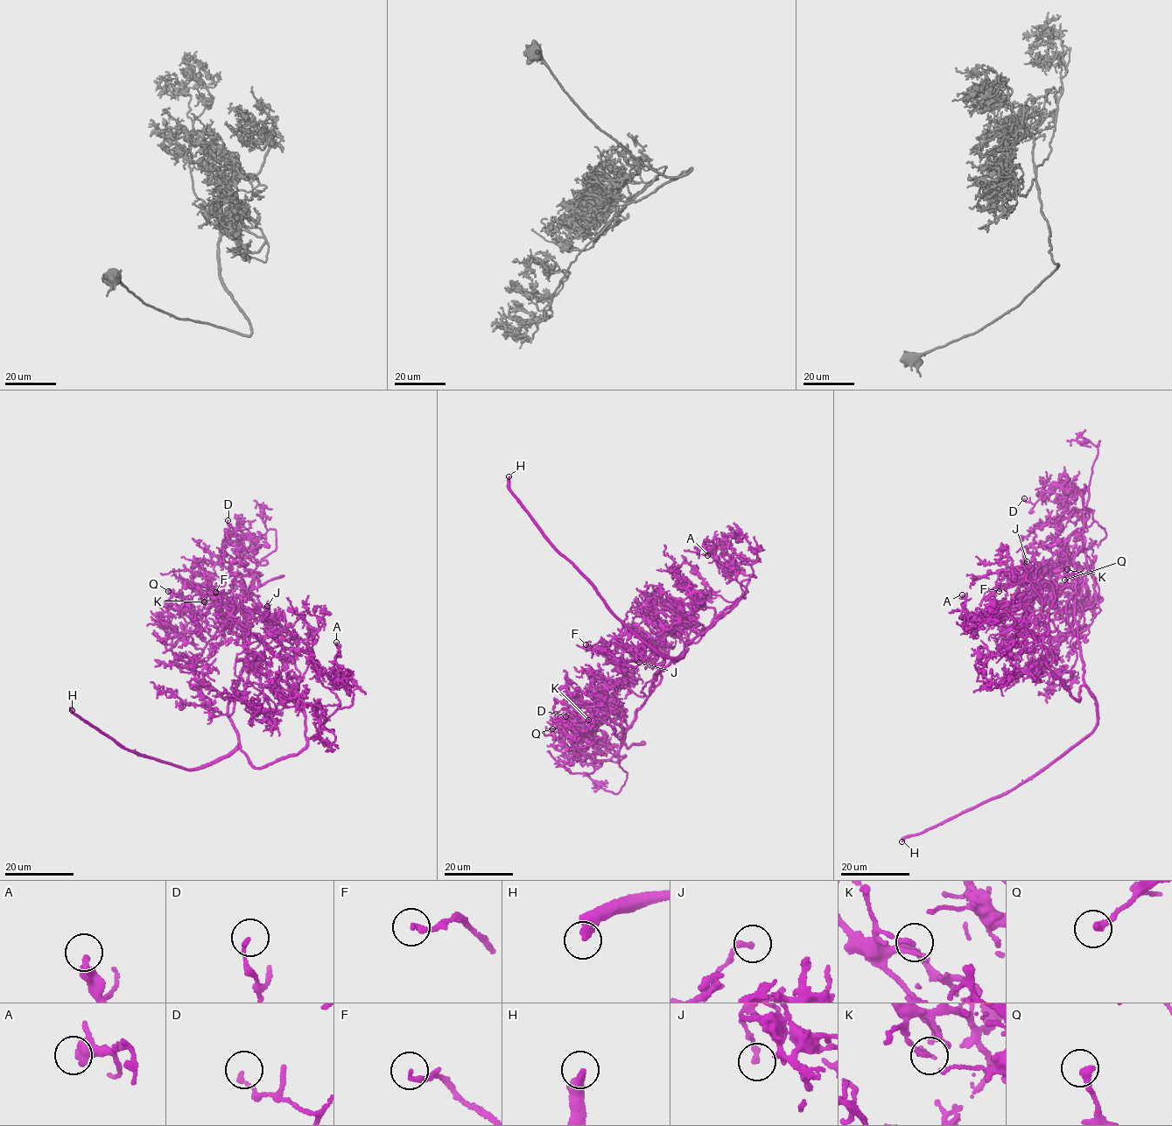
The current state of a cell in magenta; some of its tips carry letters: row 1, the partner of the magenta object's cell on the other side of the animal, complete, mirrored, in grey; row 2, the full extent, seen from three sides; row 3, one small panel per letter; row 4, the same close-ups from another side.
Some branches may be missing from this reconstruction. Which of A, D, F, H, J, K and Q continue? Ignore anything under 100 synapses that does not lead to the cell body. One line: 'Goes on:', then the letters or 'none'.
Goes on: H

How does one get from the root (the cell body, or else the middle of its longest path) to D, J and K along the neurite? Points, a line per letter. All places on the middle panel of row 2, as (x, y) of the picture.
D: (657, 675), (631, 725), (619, 737), (617, 763), (595, 759), (593, 756), (605, 754), (598, 741), (565, 716)
J: (657, 675), (740, 599), (685, 644), (678, 661), (664, 653), (660, 663), (646, 663), (628, 649), (639, 662)
K: (657, 675), (632, 723), (624, 731), (620, 722), (611, 719), (596, 723), (596, 728), (583, 720), (588, 720)

